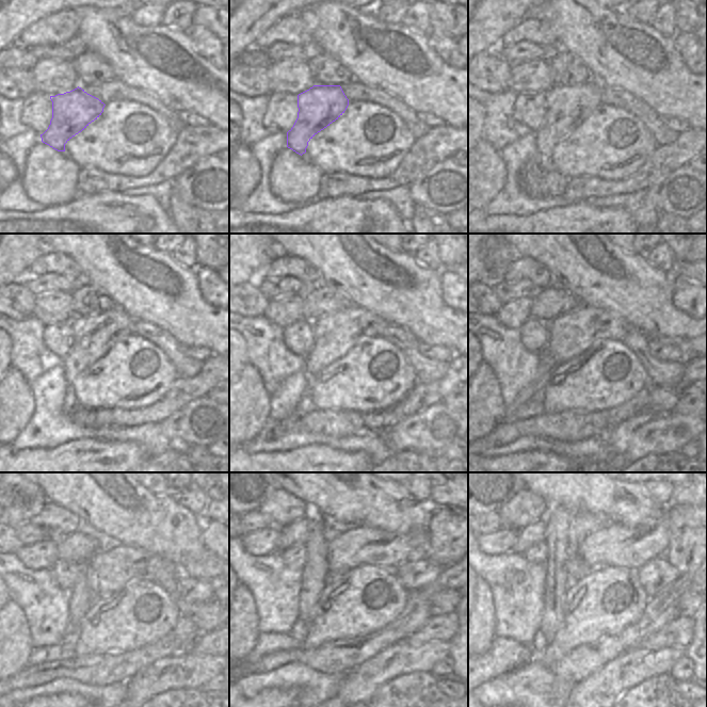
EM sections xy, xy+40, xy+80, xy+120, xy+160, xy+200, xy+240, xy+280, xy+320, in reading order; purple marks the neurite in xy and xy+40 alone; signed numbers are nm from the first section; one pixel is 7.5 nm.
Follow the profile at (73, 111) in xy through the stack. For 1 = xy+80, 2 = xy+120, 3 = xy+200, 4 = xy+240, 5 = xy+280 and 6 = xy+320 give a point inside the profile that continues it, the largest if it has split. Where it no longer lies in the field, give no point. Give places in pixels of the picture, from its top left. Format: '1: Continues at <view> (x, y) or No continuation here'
1: Continues at xy+80 (566, 105)
2: Continues at xy+120 (94, 336)
3: Continues at xy+200 (571, 335)
4: Continues at xy+240 (108, 571)
5: Continues at xy+280 (398, 561)
6: Continues at xy+320 (655, 541).

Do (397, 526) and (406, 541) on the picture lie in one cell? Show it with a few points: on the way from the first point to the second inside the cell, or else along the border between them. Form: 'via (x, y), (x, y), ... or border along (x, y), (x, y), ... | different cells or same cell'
border along (427, 530), (394, 535) | different cells

